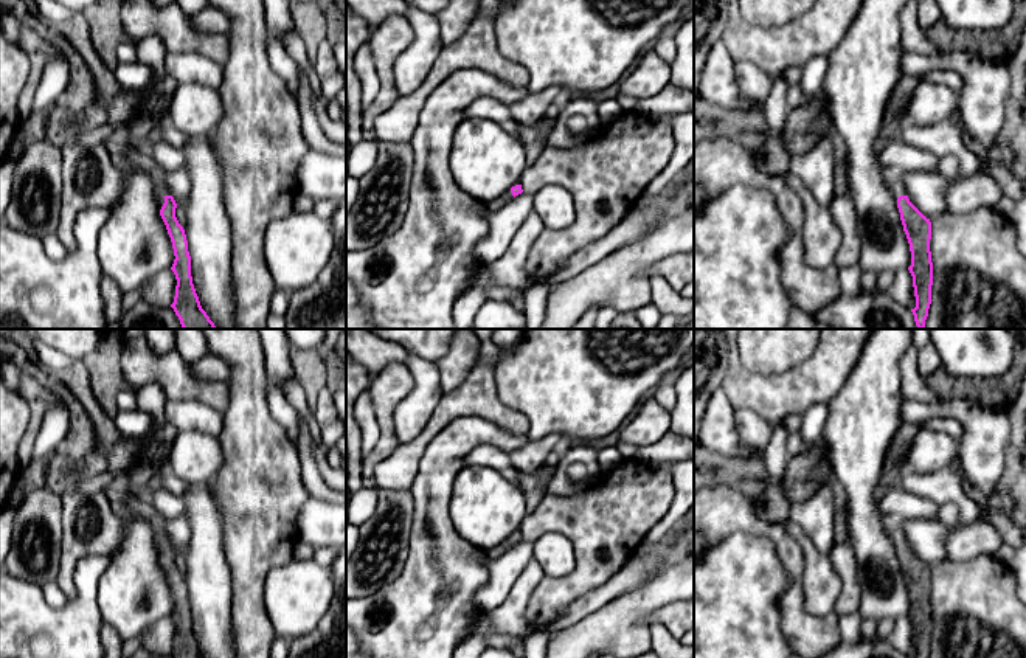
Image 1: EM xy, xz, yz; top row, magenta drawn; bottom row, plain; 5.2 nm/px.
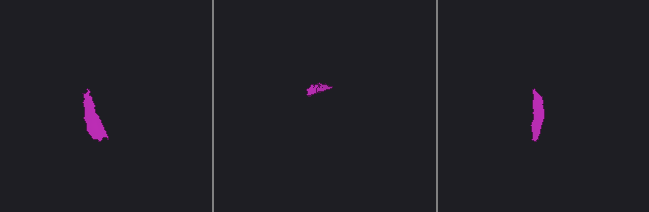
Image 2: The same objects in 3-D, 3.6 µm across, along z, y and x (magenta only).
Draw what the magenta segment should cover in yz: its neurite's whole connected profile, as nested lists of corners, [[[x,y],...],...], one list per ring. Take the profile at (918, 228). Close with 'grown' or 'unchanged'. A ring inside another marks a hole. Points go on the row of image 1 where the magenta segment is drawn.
[[[902,171],[891,174],[889,188],[897,199],[900,220],[911,251],[911,265],[908,270],[913,276],[916,296],[916,307],[911,309],[911,312],[917,329],[924,329],[931,304],[933,286],[933,262],[930,251],[931,222],[910,202]]]; grown

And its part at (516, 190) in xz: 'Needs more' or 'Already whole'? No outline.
Needs more

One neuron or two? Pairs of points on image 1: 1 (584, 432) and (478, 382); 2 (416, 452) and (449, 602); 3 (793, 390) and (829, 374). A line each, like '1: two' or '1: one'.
1: two
2: two
3: one

